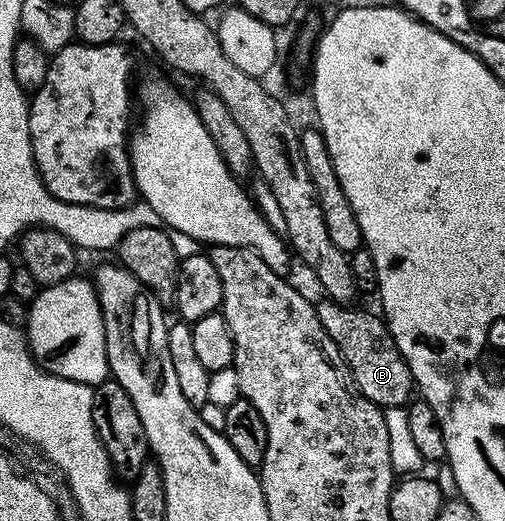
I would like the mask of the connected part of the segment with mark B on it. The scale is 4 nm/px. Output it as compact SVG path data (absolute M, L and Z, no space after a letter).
M329 298L317 301L316 307L320 326L324 326L328 338L336 342L360 394L383 410L409 405L416 392L414 376L410 373L408 362L400 354L385 319L377 311L365 312L362 308L337 304Z

